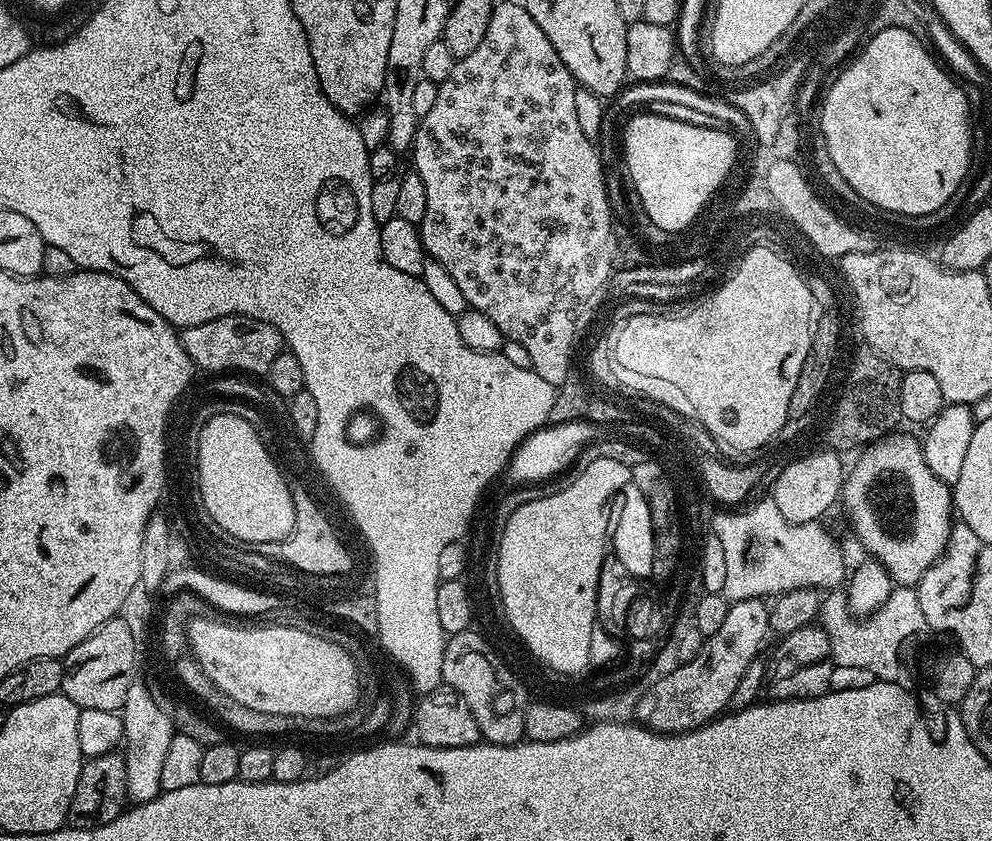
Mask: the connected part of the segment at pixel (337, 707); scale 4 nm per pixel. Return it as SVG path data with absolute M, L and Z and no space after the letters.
M199 618L187 621L187 647L190 649L191 655L196 658L211 678L212 684L218 686L218 690L222 690L227 696L234 698L235 701L242 702L242 706L250 706L250 710L262 710L266 714L282 714L283 716L295 716L300 720L322 720L327 722L333 718L344 718L344 715L347 717L353 711L351 708L359 702L362 679L358 671L357 661L352 660L346 649L328 640L324 635L307 632L300 626L294 626L294 628L239 628L236 624L223 624L220 620L210 619Z

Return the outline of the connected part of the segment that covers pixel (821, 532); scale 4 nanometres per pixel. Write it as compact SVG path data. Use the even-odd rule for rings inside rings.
M770 498L751 504L739 510L717 511L710 523L711 535L722 542L722 554L726 558L726 586L723 595L729 601L775 598L781 592L789 592L795 588L831 590L845 583L844 552L836 545L835 538L823 528L823 523L791 524L779 513Z

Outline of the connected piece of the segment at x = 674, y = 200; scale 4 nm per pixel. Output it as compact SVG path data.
M636 116L624 132L622 158L628 163L628 176L636 187L636 196L644 212L664 232L679 234L691 228L698 219L697 207L711 188L716 190L716 180L722 180L724 171L732 168L736 160L736 136L731 131L704 128L666 116Z

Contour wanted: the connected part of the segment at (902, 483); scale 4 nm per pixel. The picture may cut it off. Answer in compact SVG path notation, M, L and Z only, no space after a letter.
M888 434L869 444L856 457L856 465L844 477L842 505L848 511L852 532L860 539L867 555L884 567L893 581L900 586L915 586L934 566L934 562L944 555L944 547L952 533L954 505L952 488L944 484L926 466L921 441L912 436Z

